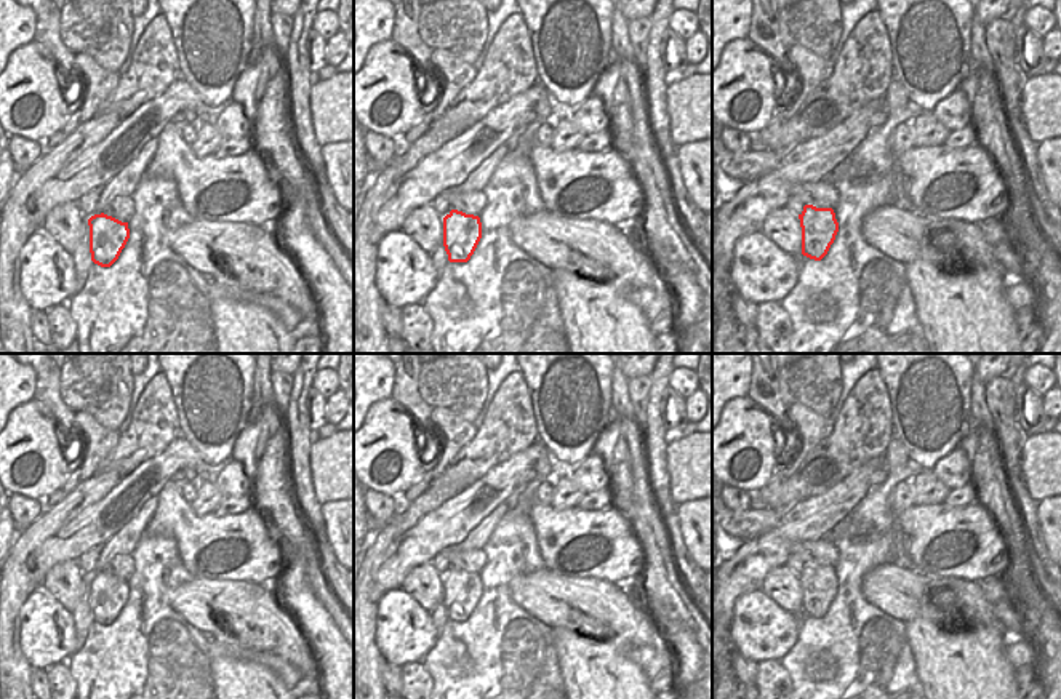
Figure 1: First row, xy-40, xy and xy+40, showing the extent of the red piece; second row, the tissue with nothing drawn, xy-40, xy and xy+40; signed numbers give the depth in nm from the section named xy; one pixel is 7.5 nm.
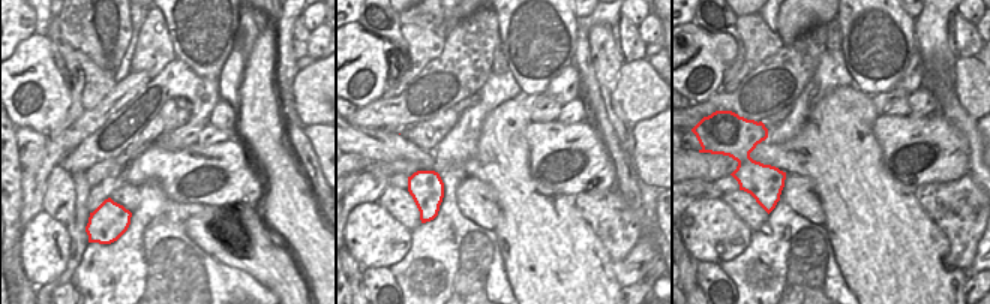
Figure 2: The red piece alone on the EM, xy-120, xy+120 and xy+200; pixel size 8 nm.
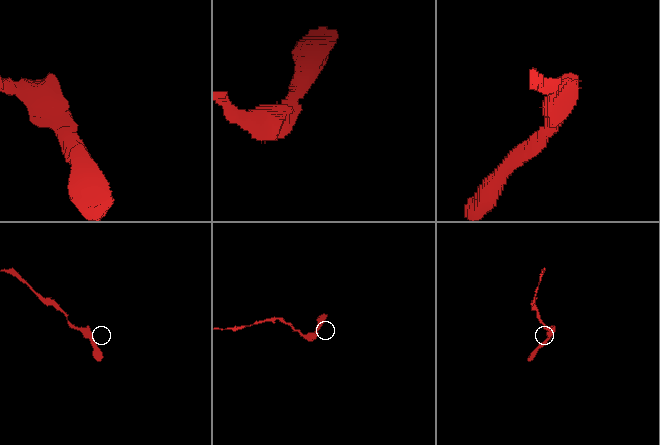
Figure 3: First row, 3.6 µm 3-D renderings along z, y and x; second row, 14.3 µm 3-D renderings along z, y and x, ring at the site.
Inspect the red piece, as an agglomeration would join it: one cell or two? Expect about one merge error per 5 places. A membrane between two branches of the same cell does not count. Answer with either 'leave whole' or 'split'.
leave whole

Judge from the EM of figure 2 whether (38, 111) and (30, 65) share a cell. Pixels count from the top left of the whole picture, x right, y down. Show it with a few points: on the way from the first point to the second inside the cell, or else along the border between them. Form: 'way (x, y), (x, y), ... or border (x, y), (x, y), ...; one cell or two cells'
way (39, 99), (39, 84), (33, 77); one cell

